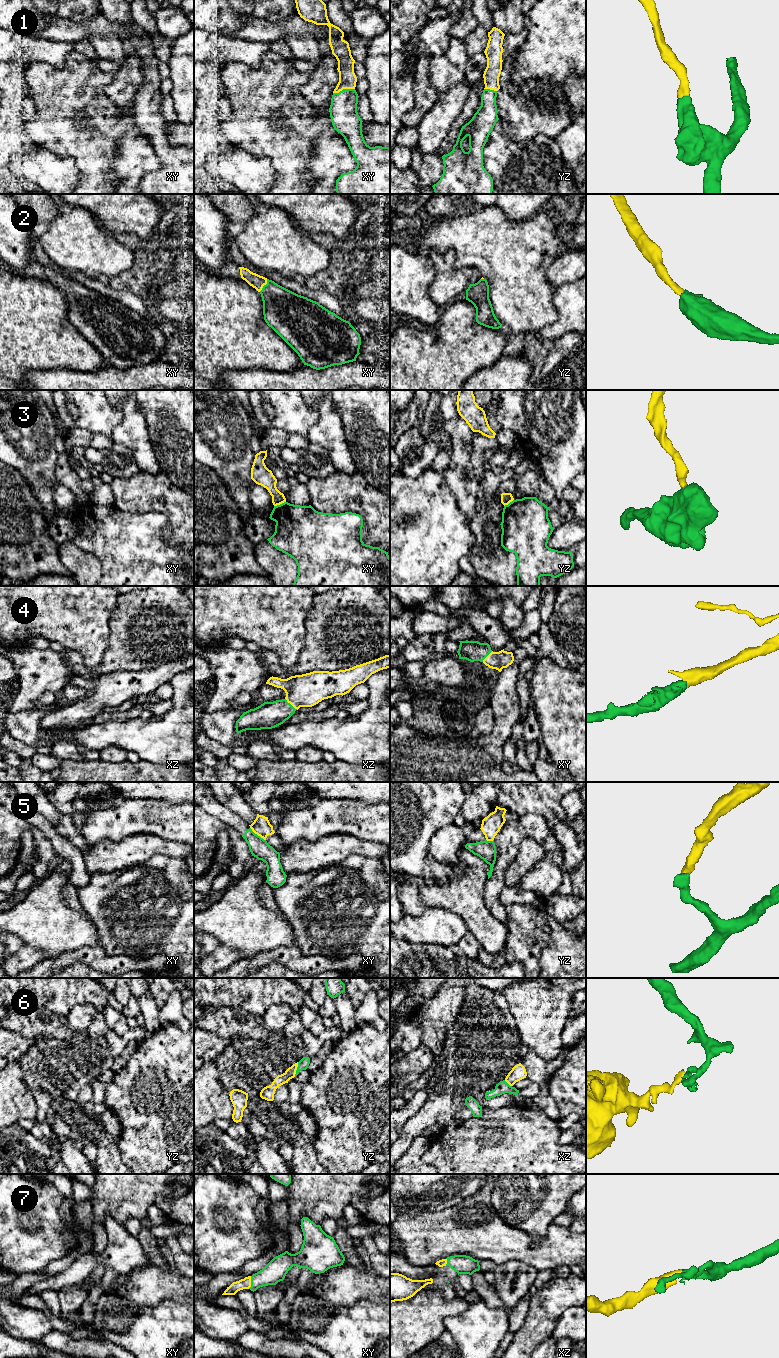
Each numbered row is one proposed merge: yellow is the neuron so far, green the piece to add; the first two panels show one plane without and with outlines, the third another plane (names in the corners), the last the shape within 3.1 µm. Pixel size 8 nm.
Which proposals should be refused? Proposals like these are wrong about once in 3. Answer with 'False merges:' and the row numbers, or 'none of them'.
False merges: 3, 5, 6

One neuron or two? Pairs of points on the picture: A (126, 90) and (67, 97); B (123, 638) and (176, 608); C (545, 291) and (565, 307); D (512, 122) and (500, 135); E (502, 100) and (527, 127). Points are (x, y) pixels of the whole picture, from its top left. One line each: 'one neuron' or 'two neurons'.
A: two neurons
B: one neuron
C: two neurons
D: two neurons
E: one neuron

